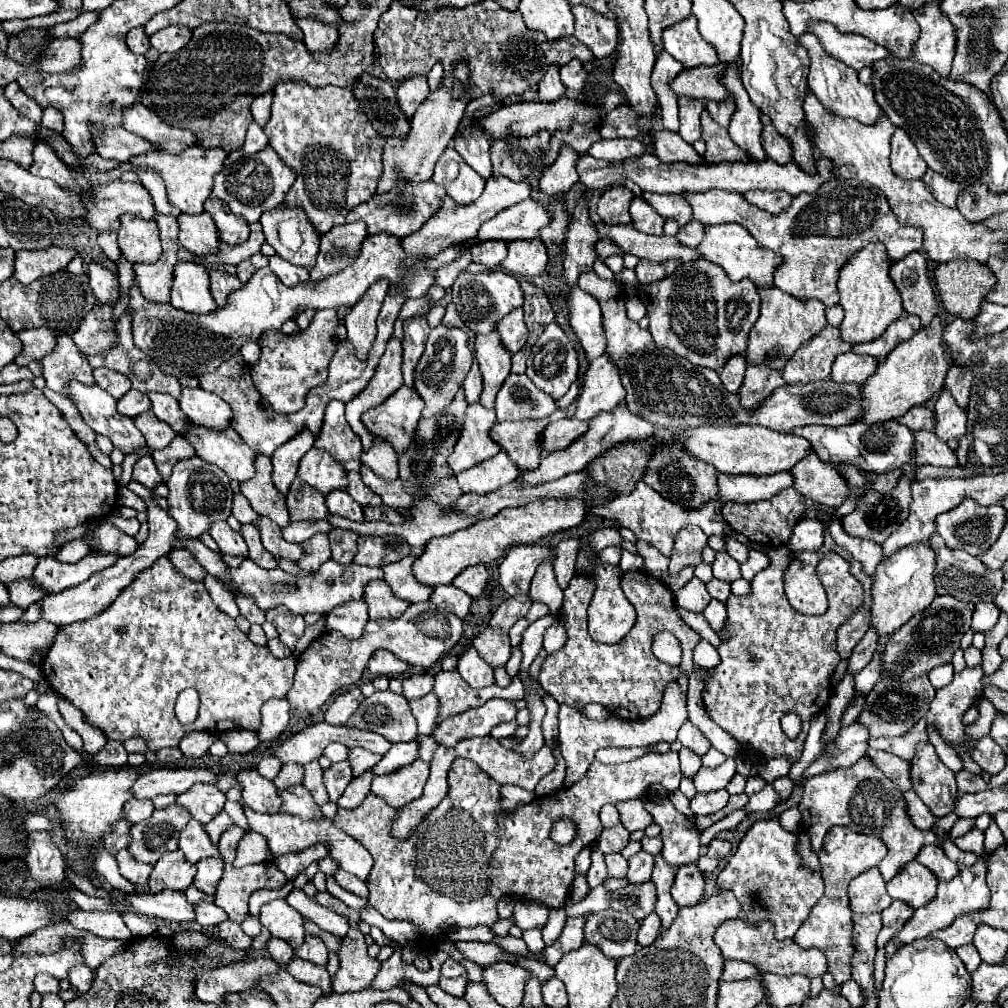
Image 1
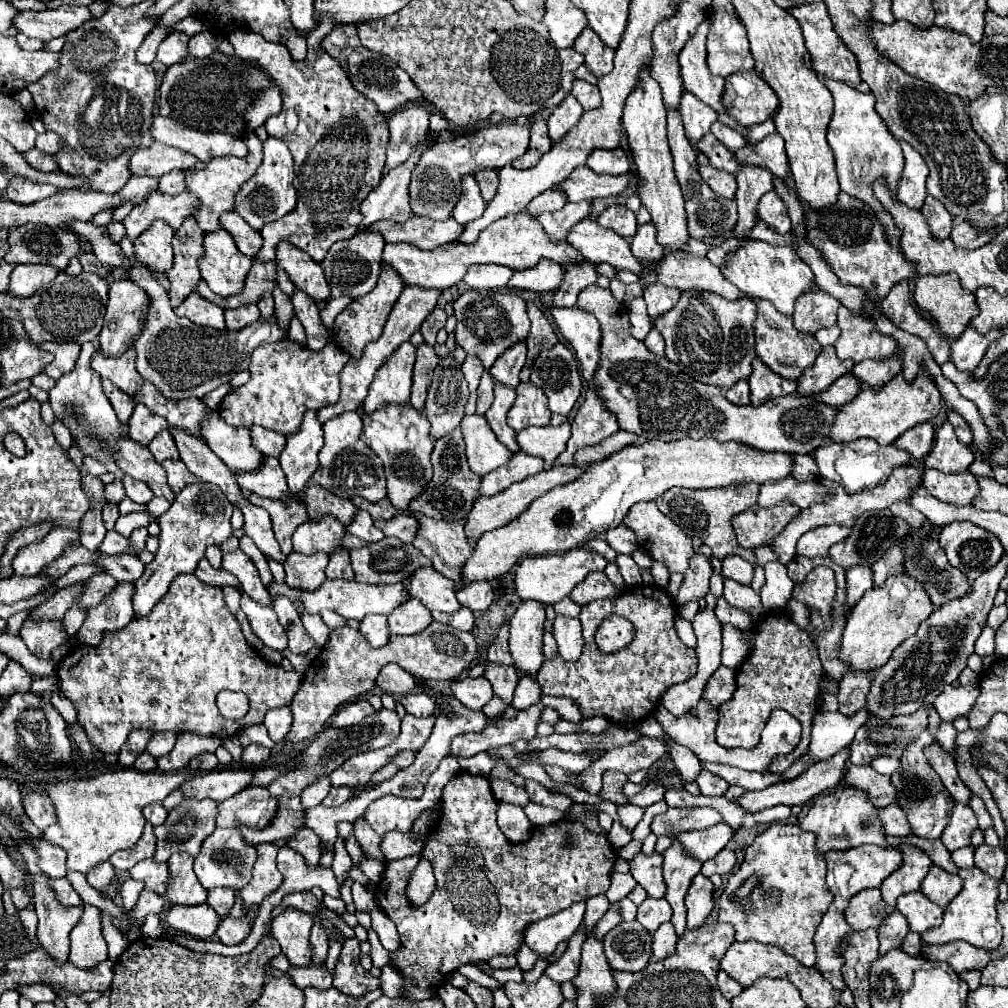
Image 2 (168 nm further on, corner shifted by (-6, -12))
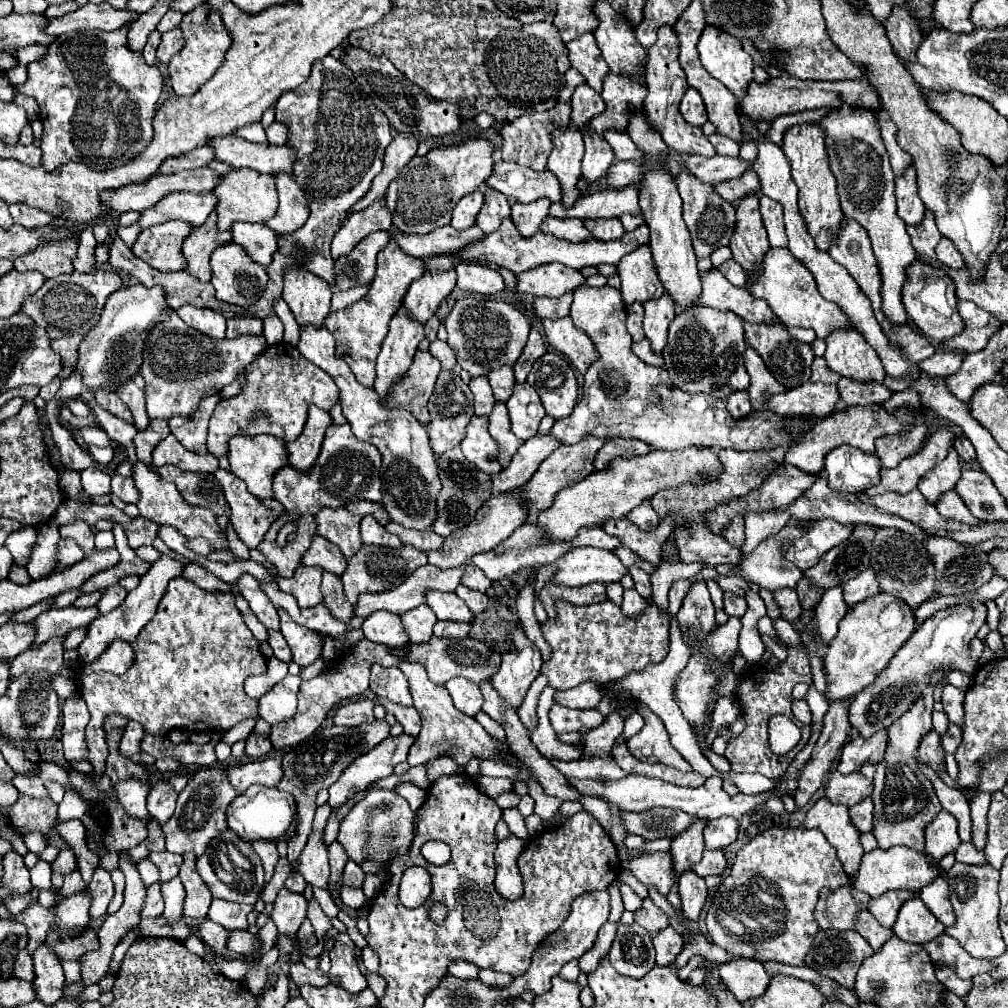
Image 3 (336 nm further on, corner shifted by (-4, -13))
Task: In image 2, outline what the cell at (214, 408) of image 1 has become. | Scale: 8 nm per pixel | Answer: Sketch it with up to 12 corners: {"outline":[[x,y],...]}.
{"outline":[[213,411],[203,437],[231,473],[255,471],[265,455],[249,427],[231,427]]}

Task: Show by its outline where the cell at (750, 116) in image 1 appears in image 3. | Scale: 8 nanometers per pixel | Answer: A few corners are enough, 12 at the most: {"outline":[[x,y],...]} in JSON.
{"outline":[[759,194],[739,202],[729,248],[747,274],[771,248]]}

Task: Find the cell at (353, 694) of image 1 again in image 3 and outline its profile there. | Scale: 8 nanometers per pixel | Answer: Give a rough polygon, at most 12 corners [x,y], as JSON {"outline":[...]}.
{"outline":[[355,700],[337,708],[337,726],[373,722],[373,700]]}

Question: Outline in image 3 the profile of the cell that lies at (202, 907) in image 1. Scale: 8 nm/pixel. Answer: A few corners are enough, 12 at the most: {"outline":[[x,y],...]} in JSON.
{"outline":[[233,930],[227,950],[233,954],[251,954],[257,938],[249,930]]}

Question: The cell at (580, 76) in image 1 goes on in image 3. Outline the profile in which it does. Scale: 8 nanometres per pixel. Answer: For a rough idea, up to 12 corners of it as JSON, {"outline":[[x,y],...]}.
{"outline":[[587,84],[573,92],[571,120],[583,128],[605,110],[599,92]]}

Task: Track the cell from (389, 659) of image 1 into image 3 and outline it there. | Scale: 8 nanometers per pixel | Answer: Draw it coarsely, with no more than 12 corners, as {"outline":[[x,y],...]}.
{"outline":[[395,666],[371,668],[377,696],[413,704],[407,678]]}

